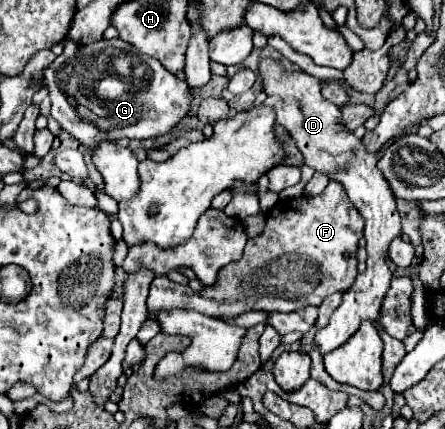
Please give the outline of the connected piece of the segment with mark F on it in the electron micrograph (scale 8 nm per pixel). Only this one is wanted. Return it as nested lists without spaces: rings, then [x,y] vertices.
[[[328,182],[328,186],[318,196],[298,196],[280,200],[266,216],[266,226],[260,236],[250,238],[244,248],[244,256],[238,262],[228,264],[220,270],[220,278],[216,286],[204,288],[202,292],[192,292],[188,286],[170,282],[166,276],[156,276],[152,280],[152,288],[148,294],[148,310],[172,310],[186,308],[196,310],[206,316],[222,316],[232,318],[246,310],[264,310],[264,312],[294,312],[306,306],[320,306],[320,302],[334,294],[346,292],[356,276],[358,276],[358,240],[364,236],[364,220],[360,212],[344,194],[344,188],[336,182]]]

